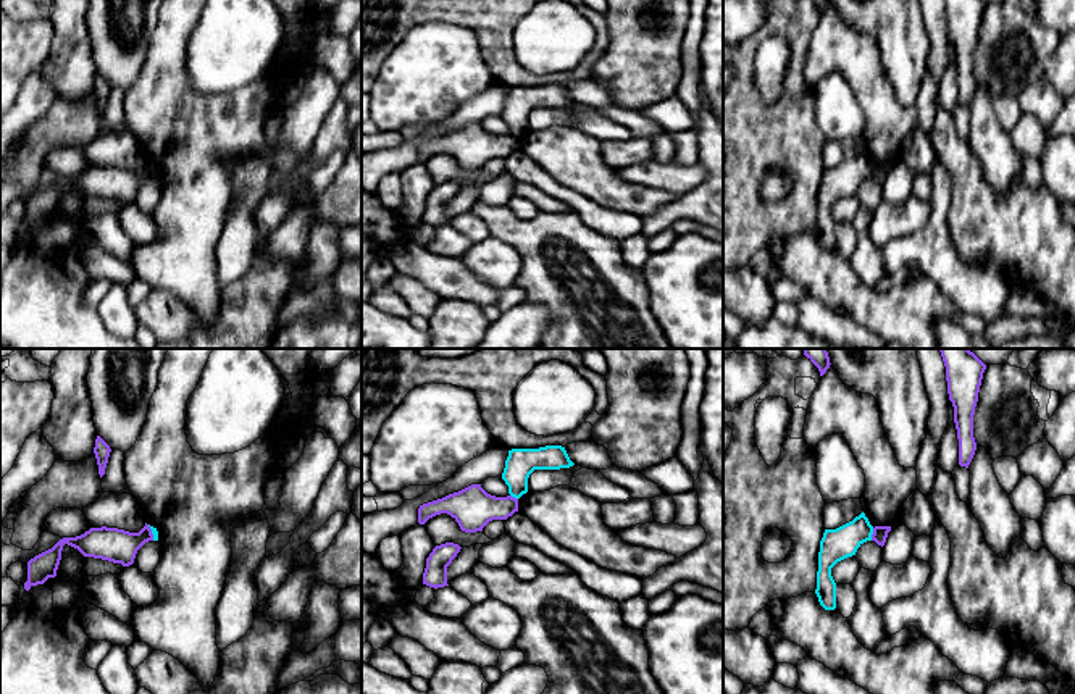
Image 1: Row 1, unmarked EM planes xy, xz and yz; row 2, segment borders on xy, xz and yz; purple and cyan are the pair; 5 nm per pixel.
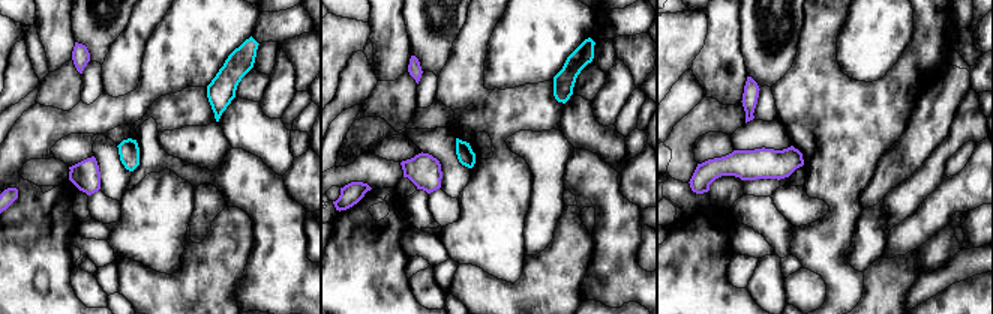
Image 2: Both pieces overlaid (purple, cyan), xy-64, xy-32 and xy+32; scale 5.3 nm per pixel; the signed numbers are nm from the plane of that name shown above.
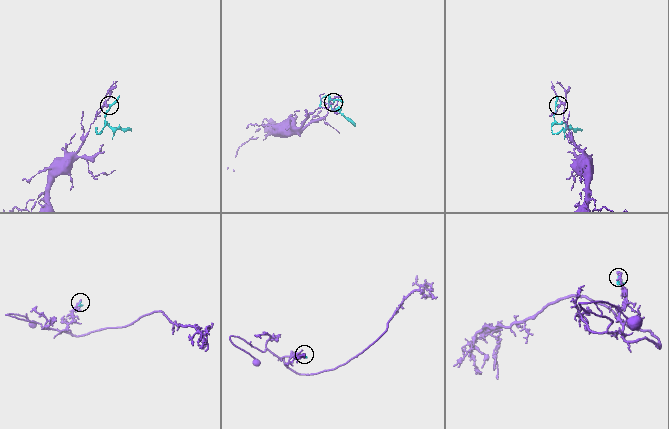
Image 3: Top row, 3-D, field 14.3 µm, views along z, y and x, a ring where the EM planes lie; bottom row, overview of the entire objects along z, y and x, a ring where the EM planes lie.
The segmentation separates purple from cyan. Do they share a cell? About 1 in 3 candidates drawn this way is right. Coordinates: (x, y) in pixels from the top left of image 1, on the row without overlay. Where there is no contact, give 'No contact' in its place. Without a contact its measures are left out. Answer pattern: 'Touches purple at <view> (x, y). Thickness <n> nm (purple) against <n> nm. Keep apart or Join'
Touches purple at yz (872, 173). Thickness 80 nm (purple) against 160 nm. Keep apart

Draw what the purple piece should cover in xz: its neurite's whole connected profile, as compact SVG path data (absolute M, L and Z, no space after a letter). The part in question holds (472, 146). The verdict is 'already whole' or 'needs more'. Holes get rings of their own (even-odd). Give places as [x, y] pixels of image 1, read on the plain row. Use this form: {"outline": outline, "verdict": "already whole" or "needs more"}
{"outline": "M471 123L458 131L420 144L418 161L425 163L429 157L447 152L465 171L483 169L492 158L507 158L518 150L518 137L496 136L487 132L481 123Z", "verdict": "already whole"}

